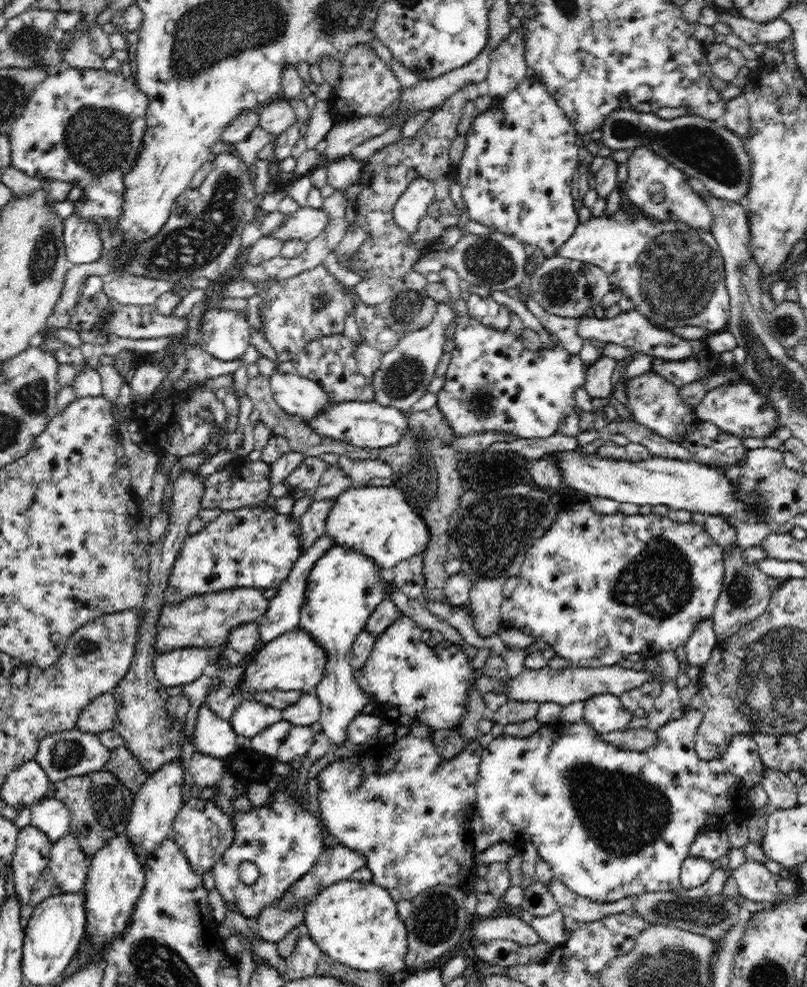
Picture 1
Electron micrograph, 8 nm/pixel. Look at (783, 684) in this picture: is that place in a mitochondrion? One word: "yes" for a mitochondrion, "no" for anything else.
yes

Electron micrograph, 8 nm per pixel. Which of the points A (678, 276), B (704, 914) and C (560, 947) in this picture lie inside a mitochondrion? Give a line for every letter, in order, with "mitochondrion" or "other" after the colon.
A: mitochondrion
B: mitochondrion
C: other

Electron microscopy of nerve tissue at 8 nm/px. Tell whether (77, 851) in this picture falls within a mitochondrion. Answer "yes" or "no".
no

